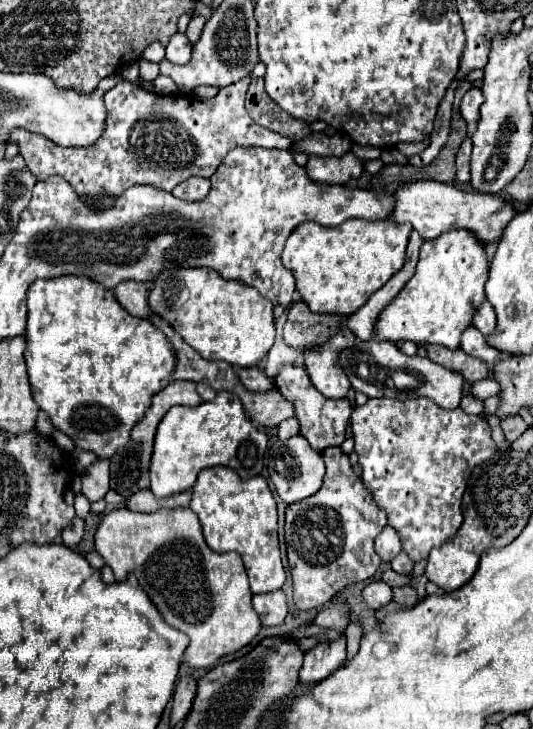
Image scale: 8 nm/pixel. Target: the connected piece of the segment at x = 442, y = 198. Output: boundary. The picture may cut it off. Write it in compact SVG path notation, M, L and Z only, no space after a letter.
M418 180L410 184L402 184L394 192L394 210L390 220L394 222L408 222L412 228L424 238L432 240L446 230L466 228L472 230L482 242L490 242L500 238L504 226L512 220L516 210L504 200L502 194L476 194L468 190L460 190L454 184L444 184L436 180Z

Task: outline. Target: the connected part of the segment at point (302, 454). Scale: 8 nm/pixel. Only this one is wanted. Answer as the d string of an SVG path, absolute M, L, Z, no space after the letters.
M304 436L276 440L268 450L268 470L270 470L270 480L272 480L278 496L286 504L292 504L292 502L298 502L298 500L304 500L312 494L316 494L320 490L322 478L324 478L322 454L312 450Z

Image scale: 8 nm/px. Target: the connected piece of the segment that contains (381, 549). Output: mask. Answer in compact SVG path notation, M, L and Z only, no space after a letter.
M386 526L386 528L382 530L382 534L376 538L374 548L376 548L376 554L380 556L380 560L390 564L390 562L400 554L400 550L402 550L400 538L398 538L396 530L392 530L390 526Z

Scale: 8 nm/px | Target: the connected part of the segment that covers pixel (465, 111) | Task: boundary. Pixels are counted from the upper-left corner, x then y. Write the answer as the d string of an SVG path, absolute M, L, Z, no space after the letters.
M470 88L464 98L462 98L462 104L460 104L460 114L462 118L468 122L468 124L476 124L478 118L480 118L480 106L482 106L484 98L482 98L482 92L478 88Z

